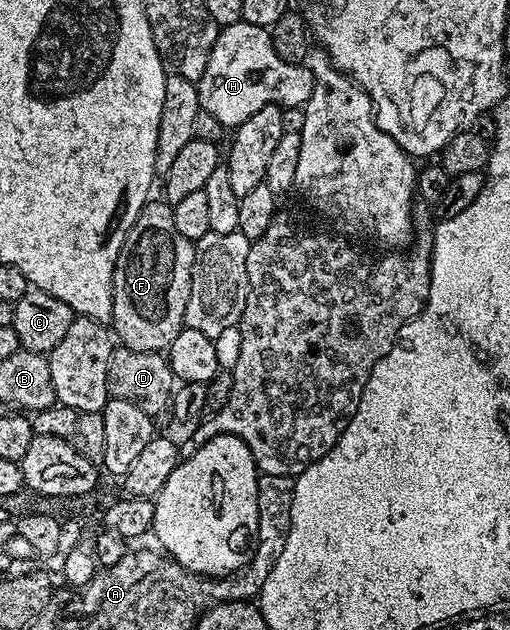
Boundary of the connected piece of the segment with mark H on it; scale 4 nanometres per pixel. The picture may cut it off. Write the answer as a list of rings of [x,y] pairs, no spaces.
[[[238,21],[220,28],[199,86],[199,108],[209,111],[217,123],[234,127],[245,123],[261,107],[278,103],[283,109],[304,106],[313,95],[313,75],[306,64],[290,65],[274,51],[266,28]]]

